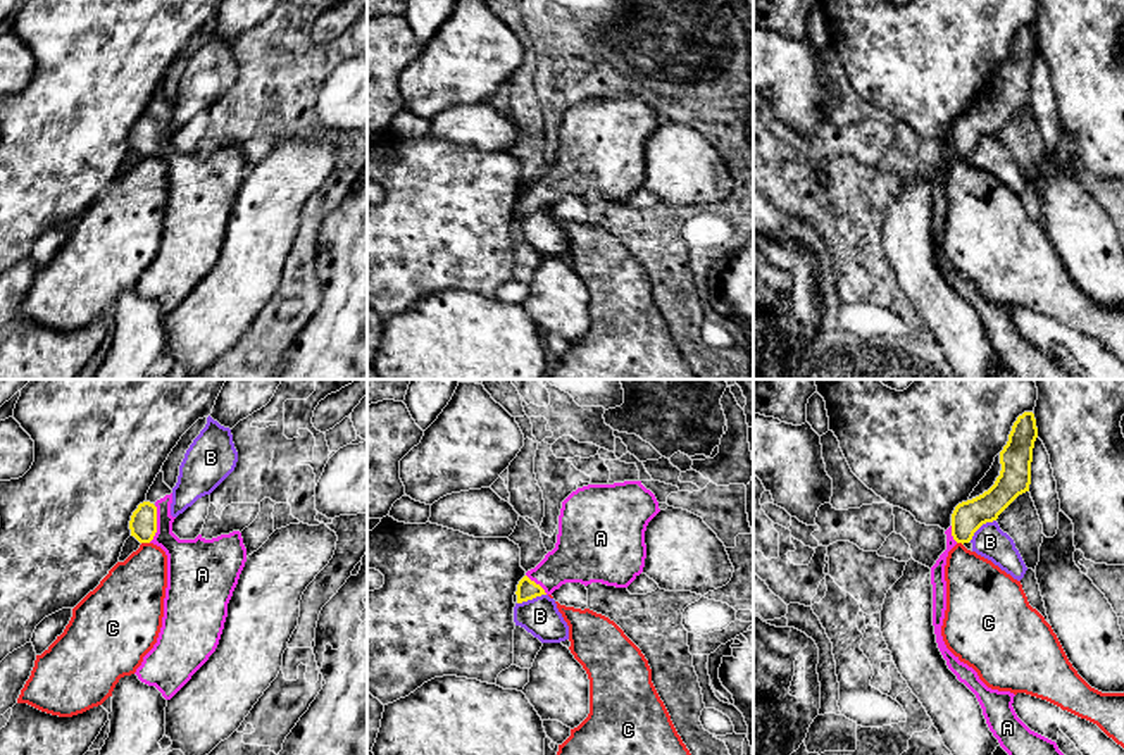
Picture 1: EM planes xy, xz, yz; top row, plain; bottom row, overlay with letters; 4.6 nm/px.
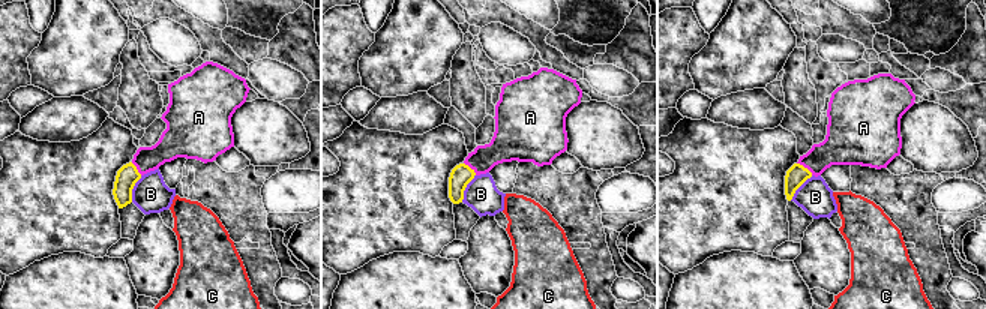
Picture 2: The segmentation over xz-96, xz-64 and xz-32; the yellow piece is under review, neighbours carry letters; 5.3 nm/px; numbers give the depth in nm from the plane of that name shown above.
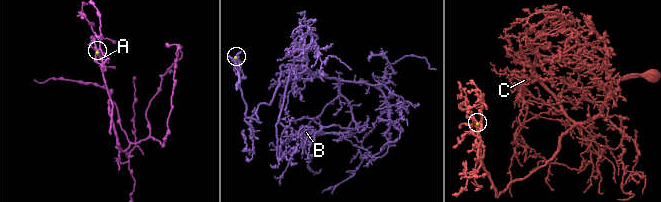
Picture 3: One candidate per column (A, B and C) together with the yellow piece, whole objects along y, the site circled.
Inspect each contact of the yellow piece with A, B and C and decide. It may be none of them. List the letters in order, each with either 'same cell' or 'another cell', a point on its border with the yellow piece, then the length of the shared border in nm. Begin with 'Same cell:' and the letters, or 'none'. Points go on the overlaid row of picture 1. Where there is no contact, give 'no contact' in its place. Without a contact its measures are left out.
Same cell: A
A: same cell; meets yellow in xy at (156, 524); contact 180 nm long
B: another cell; meets yellow in yz at (981, 524); contact 160 nm long
C: another cell; meets yellow in xy at (145, 542); contact 40 nm long

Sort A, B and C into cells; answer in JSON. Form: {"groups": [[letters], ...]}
{"groups": [["A"], ["B"], ["C"]]}

